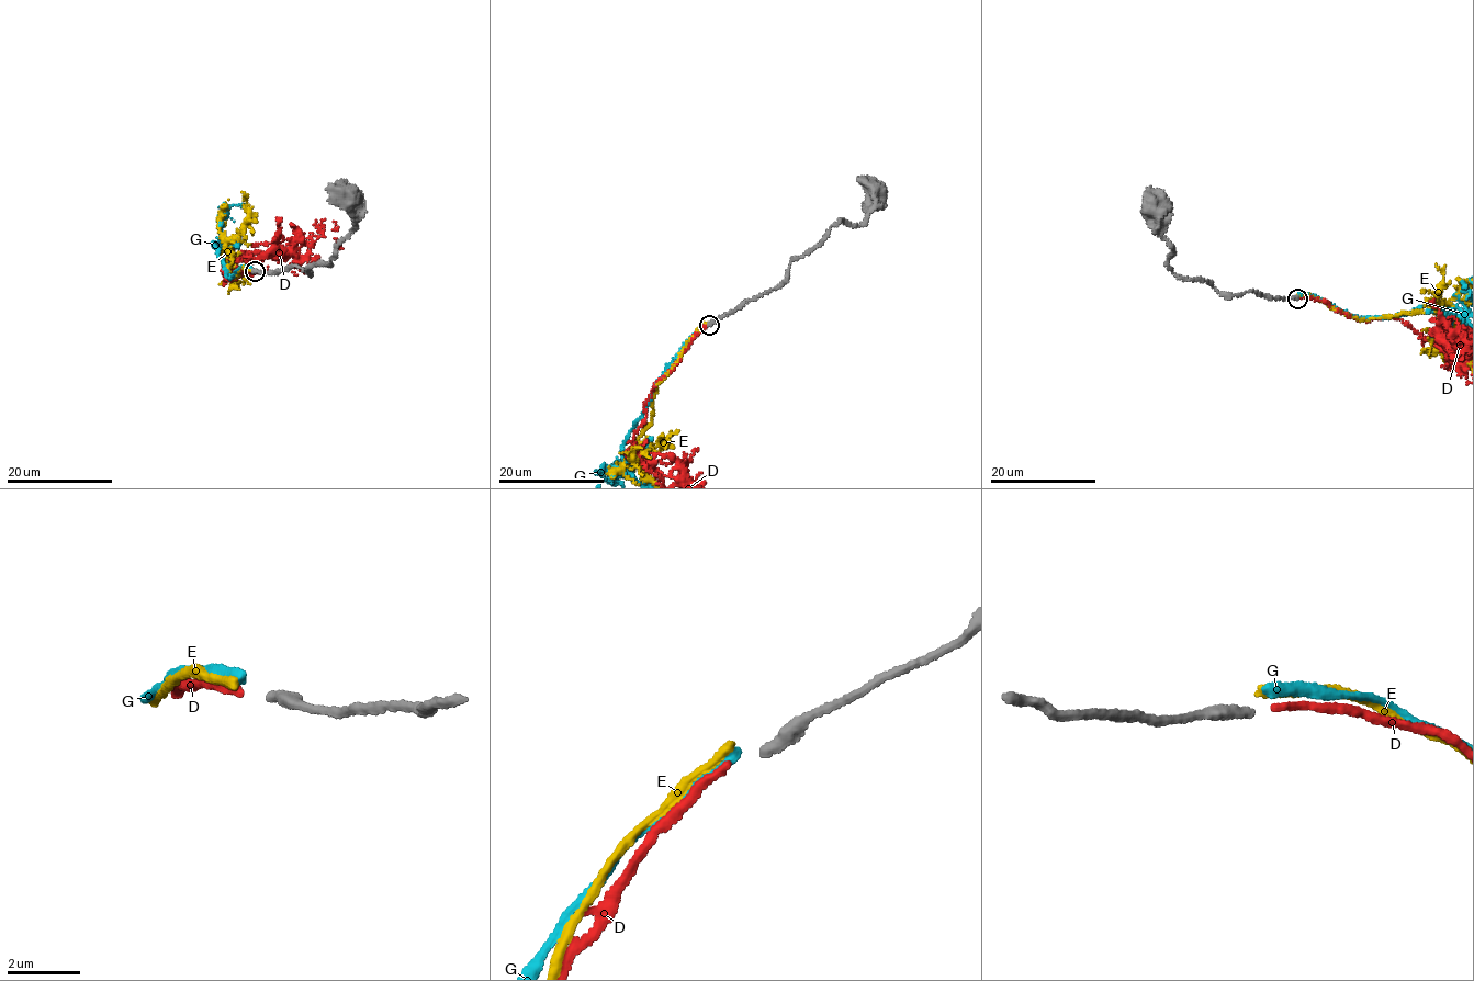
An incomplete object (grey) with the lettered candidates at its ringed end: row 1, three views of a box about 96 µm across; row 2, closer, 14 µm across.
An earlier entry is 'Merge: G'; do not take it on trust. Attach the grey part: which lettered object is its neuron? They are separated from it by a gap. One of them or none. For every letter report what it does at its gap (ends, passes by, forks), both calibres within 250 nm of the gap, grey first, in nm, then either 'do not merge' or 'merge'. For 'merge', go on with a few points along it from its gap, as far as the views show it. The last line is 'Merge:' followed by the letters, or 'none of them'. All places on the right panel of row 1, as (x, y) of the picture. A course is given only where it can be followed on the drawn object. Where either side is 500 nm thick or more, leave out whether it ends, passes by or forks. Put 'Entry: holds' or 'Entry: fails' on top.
Entry: fails
D: it ends | 320/200 nm | merge
E: it ends | 320/240 nm | do not merge
G: it ends | 320/340 nm | do not merge
Merge: D

